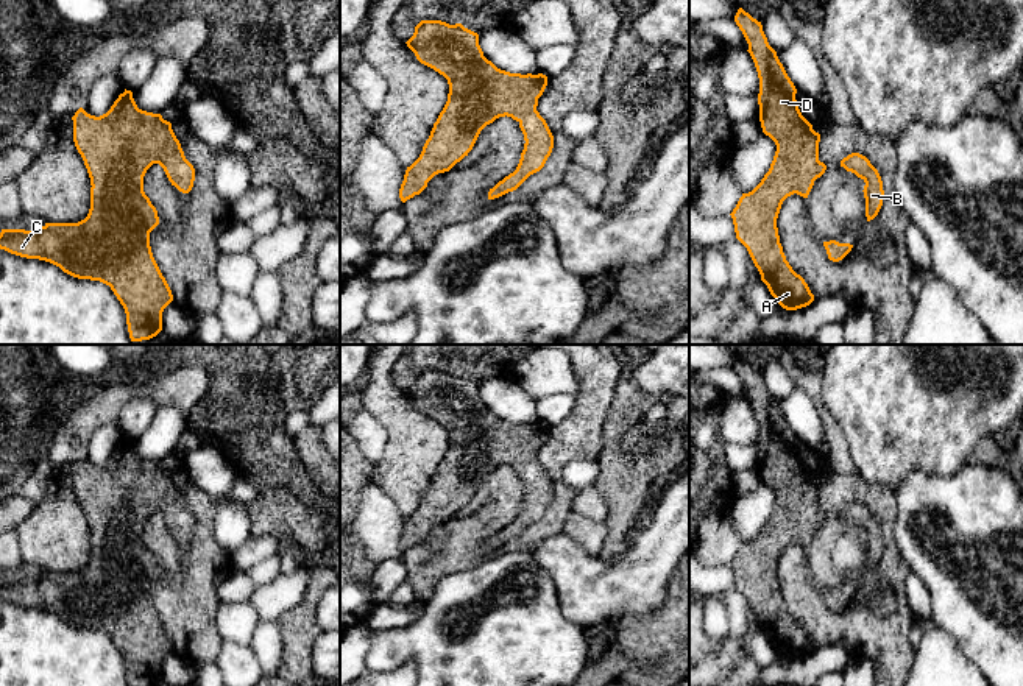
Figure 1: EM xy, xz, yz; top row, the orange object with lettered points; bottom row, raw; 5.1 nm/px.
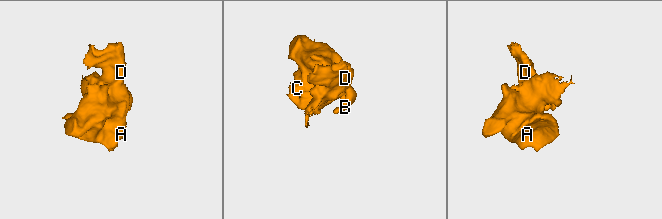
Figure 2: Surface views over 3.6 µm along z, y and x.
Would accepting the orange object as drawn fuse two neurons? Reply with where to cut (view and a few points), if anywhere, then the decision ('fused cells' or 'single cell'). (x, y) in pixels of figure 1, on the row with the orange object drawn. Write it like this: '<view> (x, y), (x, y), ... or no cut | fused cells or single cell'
no cut | single cell

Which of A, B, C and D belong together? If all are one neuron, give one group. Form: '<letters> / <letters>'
A B C D

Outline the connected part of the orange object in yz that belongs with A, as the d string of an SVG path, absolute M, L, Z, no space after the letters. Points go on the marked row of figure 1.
M742 8L735 22L758 72L761 128L775 142L777 151L761 182L742 193L730 215L736 239L747 248L770 295L783 309L797 310L809 306L814 295L786 260L777 218L788 196L808 198L814 181L825 173L827 165L819 161L820 134L802 115L797 89L769 45L761 22Z

